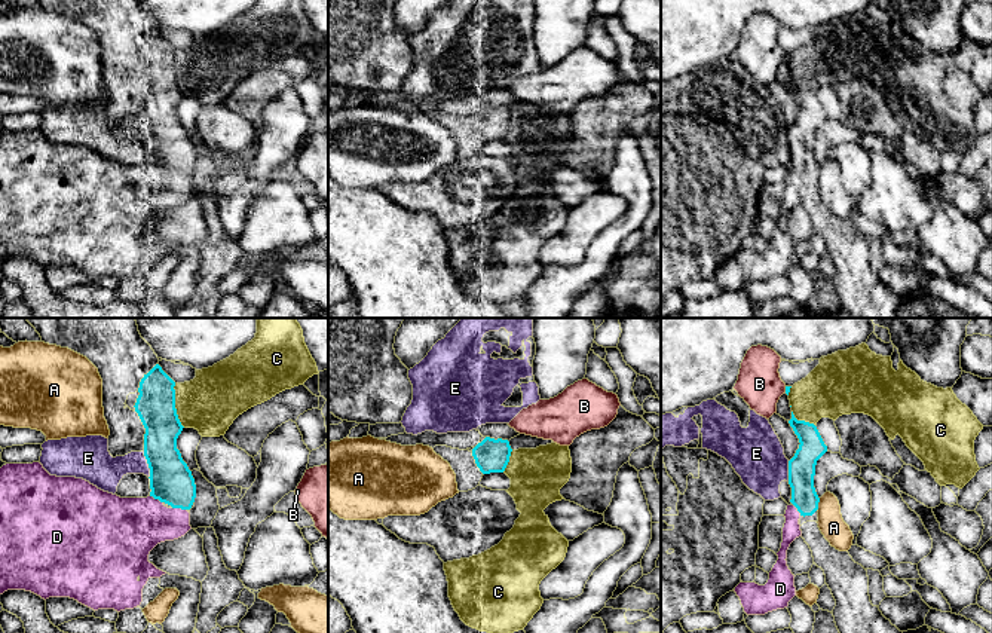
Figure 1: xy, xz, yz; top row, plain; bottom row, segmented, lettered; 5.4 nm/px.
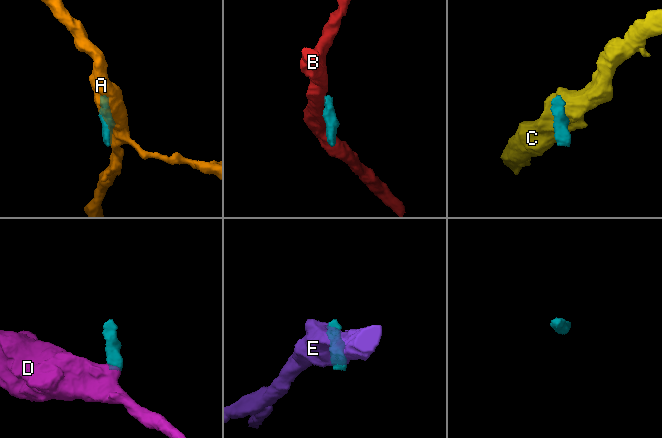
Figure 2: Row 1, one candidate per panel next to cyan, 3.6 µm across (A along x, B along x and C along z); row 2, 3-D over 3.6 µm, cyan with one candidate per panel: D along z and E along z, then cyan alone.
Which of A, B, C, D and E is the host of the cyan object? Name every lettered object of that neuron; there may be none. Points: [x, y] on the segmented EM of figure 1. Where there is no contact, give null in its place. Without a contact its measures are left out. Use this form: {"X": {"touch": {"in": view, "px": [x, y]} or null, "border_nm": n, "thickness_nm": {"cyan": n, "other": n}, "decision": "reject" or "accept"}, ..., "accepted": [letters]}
{"A": {"touch": {"in": "yz", "px": [817, 504]}, "border_nm": 80, "thickness_nm": {"cyan": 140, "other": 140}, "decision": "reject"}, "B": {"touch": {"in": "yz", "px": [786, 390]}, "border_nm": 30, "thickness_nm": {"cyan": 30, "other": 240}, "decision": "reject"}, "C": {"touch": {"in": "xy", "px": [174, 406]}, "border_nm": 240, "thickness_nm": {"cyan": 200, "other": 320}, "decision": "reject"}, "D": {"touch": {"in": "xy", "px": [180, 507]}, "border_nm": 80, "thickness_nm": {"cyan": 240, "other": 300}, "decision": "reject"}, "E": {"touch": {"in": "xy", "px": [147, 462]}, "border_nm": 160, "thickness_nm": {"cyan": 240, "other": 190}, "decision": "reject"}, "accepted": []}

